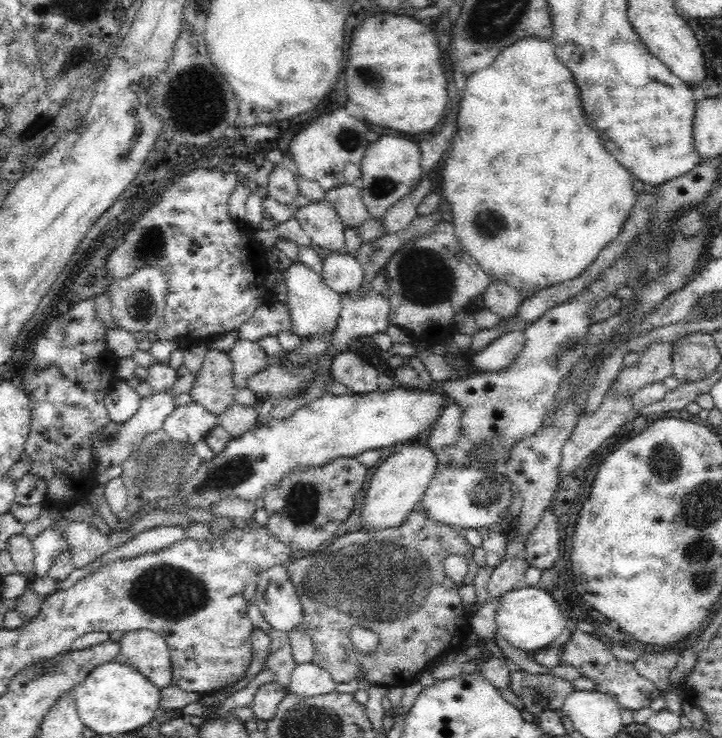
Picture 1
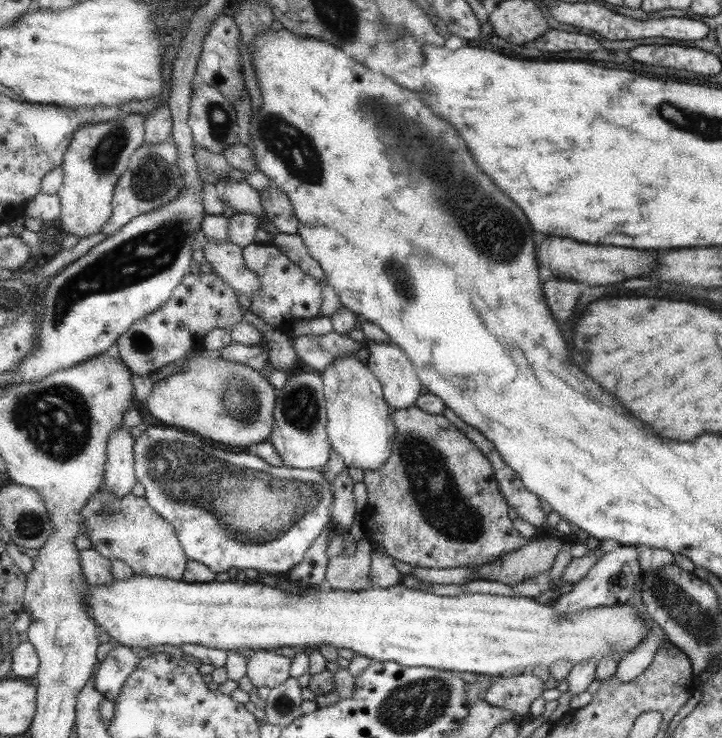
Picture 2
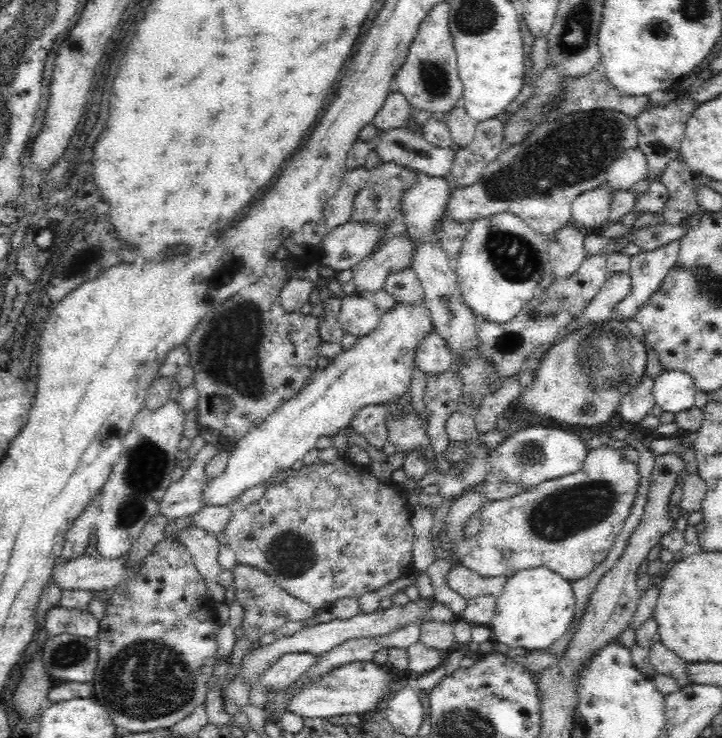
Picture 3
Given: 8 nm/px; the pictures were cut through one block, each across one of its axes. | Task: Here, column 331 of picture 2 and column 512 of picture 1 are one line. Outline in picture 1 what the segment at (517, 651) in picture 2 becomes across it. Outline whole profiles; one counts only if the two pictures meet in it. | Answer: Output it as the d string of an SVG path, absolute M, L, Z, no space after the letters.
M539 587L514 590L498 600L500 606L495 615L496 634L511 642L512 646L521 648L530 654L549 647L550 642L557 639L570 624L564 618L551 594Z

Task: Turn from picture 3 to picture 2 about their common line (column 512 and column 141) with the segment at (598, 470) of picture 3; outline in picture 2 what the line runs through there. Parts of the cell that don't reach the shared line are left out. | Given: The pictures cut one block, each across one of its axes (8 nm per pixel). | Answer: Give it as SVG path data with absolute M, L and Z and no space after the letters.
M104 486L83 504L79 514L84 520L84 530L90 539L90 549L110 560L120 560L138 576L160 576L182 580L188 559L175 527L156 511L146 498L133 493L119 497Z

